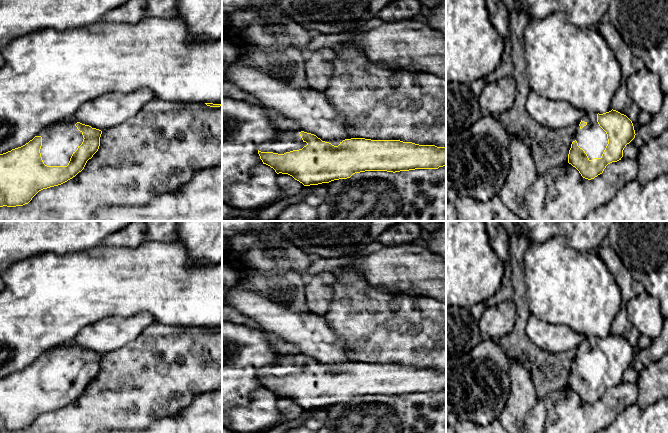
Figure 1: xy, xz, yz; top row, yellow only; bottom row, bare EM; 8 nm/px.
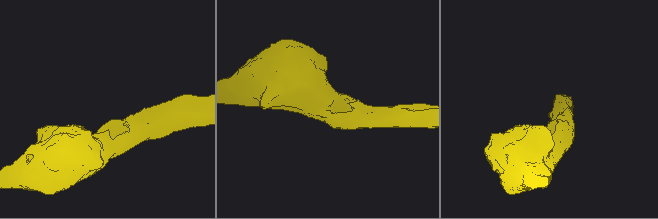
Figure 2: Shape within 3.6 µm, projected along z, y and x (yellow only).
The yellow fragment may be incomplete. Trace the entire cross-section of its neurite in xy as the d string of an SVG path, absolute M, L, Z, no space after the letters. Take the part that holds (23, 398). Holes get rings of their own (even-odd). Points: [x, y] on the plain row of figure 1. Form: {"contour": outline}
{"contour": "M72 341L44 352L25 369L0 378L0 431L23 430L39 415L75 401L98 375L101 358L101 354Z"}

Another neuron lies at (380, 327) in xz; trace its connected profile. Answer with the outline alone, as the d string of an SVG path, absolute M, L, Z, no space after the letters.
M340 267L333 273L333 299L324 316L331 329L347 343L348 357L353 362L400 364L446 371L446 301L426 296L396 294L384 287L371 286L362 274L353 268Z

